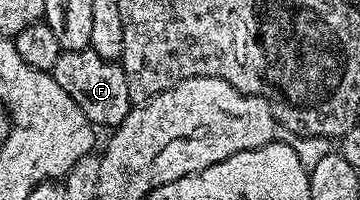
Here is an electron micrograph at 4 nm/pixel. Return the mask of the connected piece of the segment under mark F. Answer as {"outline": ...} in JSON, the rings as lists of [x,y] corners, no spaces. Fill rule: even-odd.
{"outline":[[[93,48],[61,51],[58,62],[54,62],[51,71],[54,82],[74,98],[78,110],[86,114],[86,118],[94,126],[100,124],[107,130],[115,130],[127,118],[134,105],[130,98],[130,89],[126,86],[126,74],[119,63],[102,58]]]}

